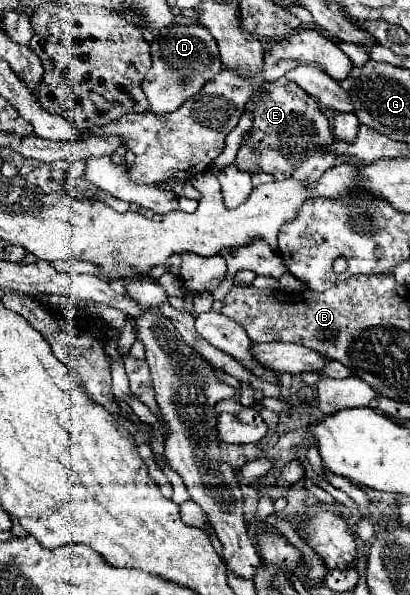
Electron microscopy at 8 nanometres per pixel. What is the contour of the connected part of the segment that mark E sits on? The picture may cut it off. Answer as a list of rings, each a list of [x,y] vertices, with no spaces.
[[[288,77],[274,83],[264,81],[248,99],[246,113],[252,115],[254,123],[250,137],[242,139],[234,161],[240,171],[270,173],[274,179],[298,179],[310,185],[322,177],[322,171],[336,165],[336,157],[330,157],[326,151],[326,147],[334,143],[334,135],[330,133],[324,107]]]

